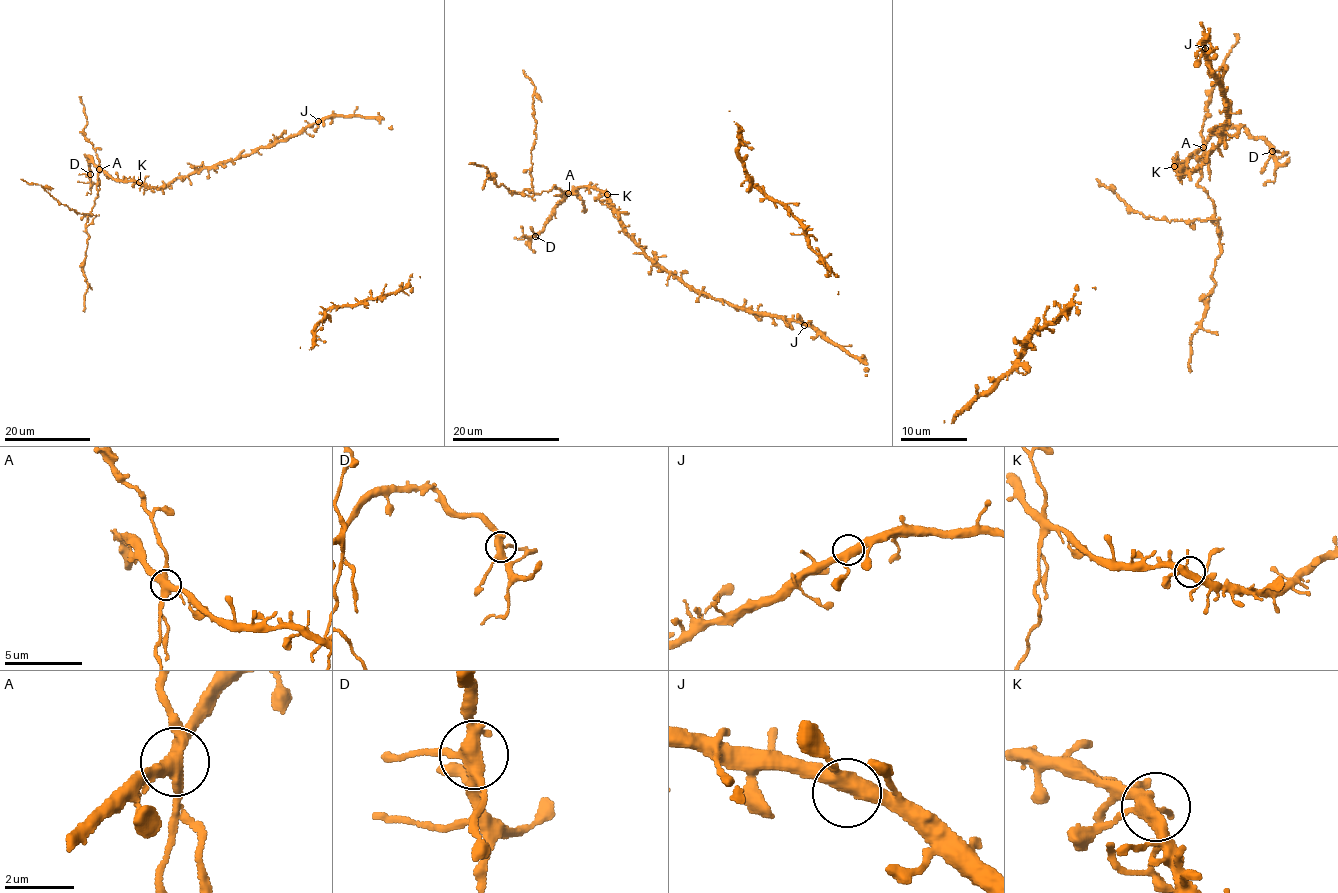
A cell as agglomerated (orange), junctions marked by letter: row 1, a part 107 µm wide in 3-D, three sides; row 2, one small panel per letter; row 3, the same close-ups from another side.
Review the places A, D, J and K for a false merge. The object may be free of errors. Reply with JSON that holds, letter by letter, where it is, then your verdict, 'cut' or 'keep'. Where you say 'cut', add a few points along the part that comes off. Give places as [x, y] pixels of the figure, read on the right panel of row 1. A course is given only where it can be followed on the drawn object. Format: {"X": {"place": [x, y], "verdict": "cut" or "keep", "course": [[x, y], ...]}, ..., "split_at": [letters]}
{"A": {"place": [1203, 147], "verdict": "cut", "course": [[1204, 147], [1198, 184], [1212, 201], [1215, 216], [1210, 220], [1167, 221], [1144, 217], [1134, 212], [1097, 179]]}, "D": {"place": [1272, 151], "verdict": "keep"}, "J": {"place": [1205, 48], "verdict": "keep"}, "K": {"place": [1174, 166], "verdict": "keep"}, "split_at": ["A"]}

